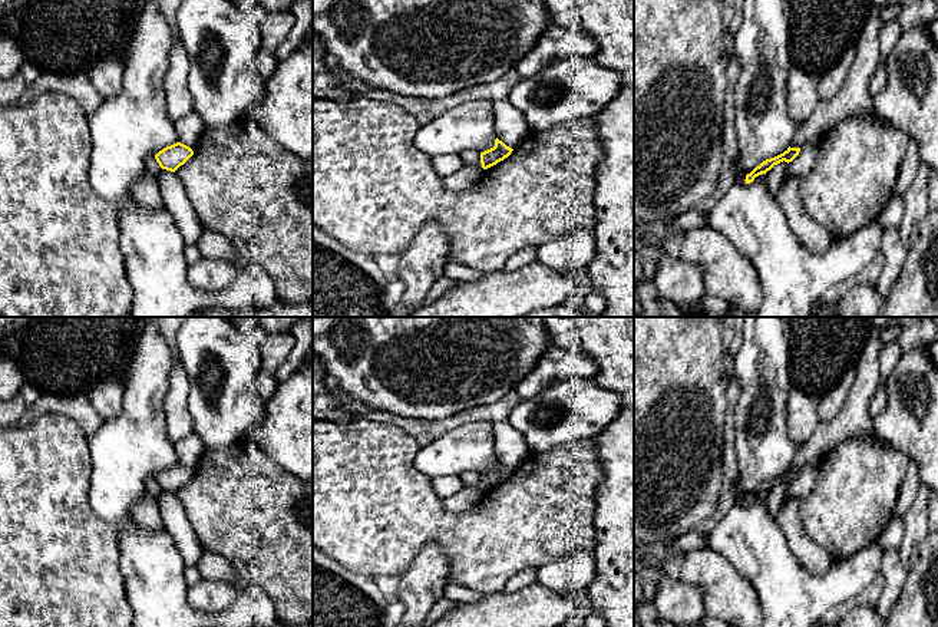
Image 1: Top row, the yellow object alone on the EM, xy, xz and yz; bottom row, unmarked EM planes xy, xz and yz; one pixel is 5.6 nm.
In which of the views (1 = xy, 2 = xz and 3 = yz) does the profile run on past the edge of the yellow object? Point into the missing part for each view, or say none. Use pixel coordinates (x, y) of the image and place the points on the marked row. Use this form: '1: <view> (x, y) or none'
1: none
2: none
3: none

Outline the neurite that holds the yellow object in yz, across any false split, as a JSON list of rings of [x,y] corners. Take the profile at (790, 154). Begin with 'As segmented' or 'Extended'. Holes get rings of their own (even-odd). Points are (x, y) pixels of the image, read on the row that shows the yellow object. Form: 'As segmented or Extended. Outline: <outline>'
As segmented. Outline: [[[787,148],[783,154],[766,159],[763,161],[759,166],[756,166],[750,174],[746,175],[746,184],[750,184],[754,181],[756,176],[766,174],[767,171],[770,171],[774,165],[780,164],[780,162],[792,162],[800,152],[800,148]]]

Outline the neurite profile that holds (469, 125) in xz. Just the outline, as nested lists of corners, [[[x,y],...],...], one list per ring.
[[[489,99],[463,102],[436,119],[420,125],[414,146],[430,158],[472,149],[485,152],[495,146],[493,103]]]

